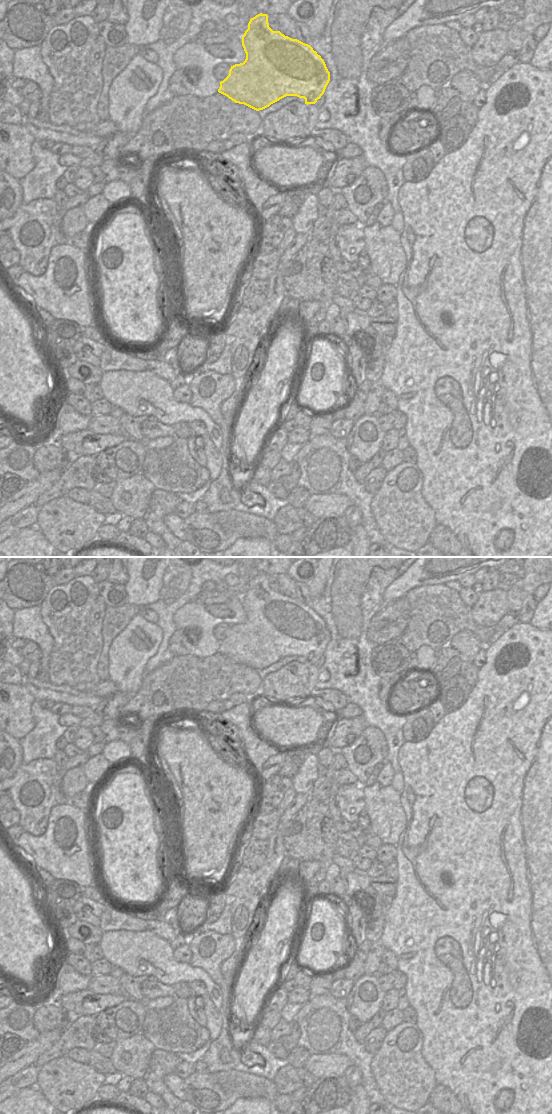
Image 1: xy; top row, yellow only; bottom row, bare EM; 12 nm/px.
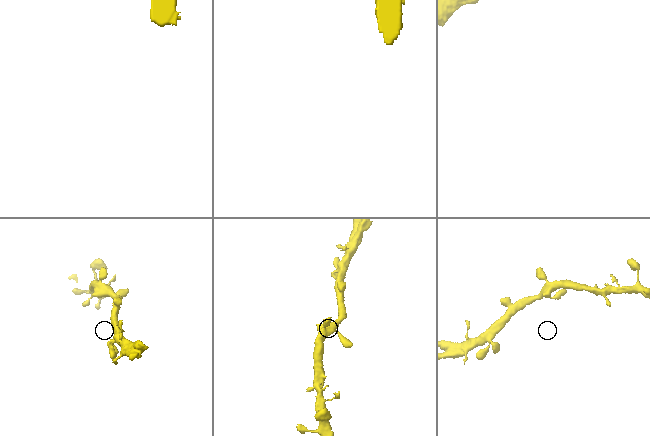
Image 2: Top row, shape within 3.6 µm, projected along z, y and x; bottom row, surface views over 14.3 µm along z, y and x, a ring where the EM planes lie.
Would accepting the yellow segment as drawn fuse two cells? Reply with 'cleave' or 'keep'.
keep

